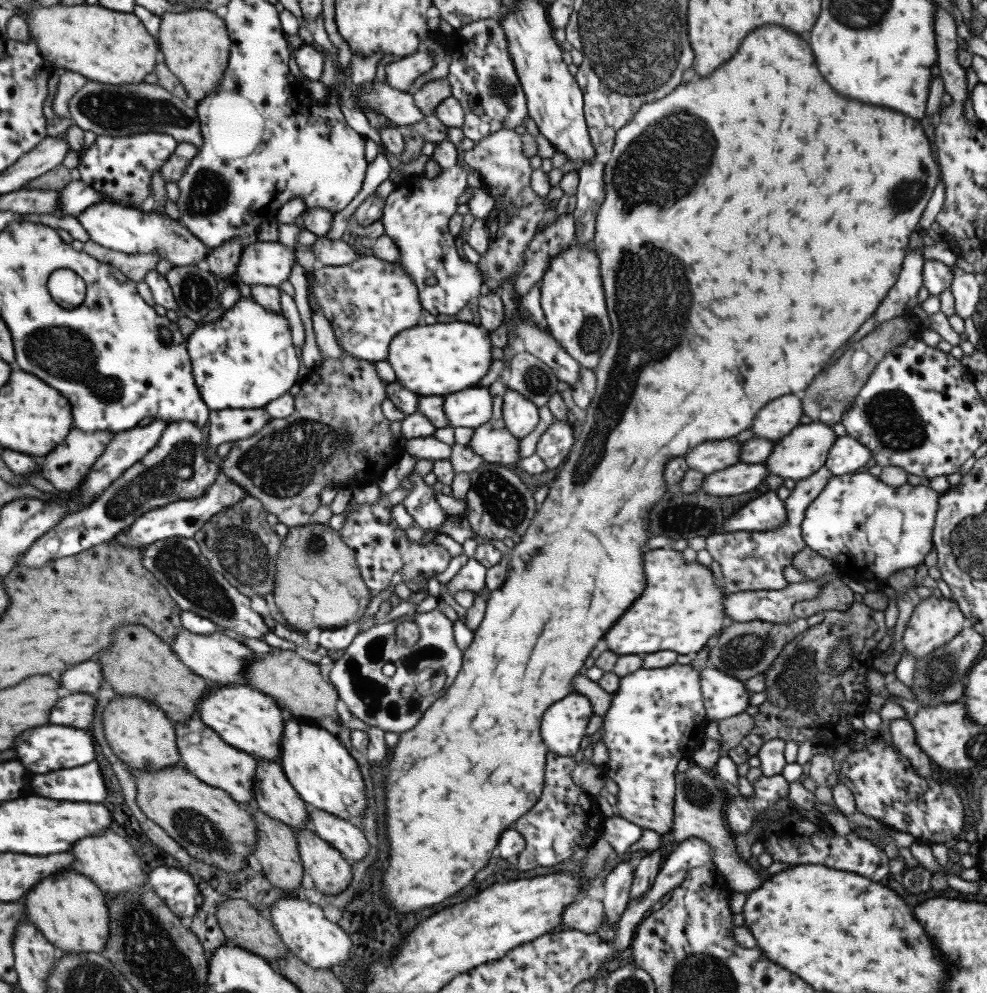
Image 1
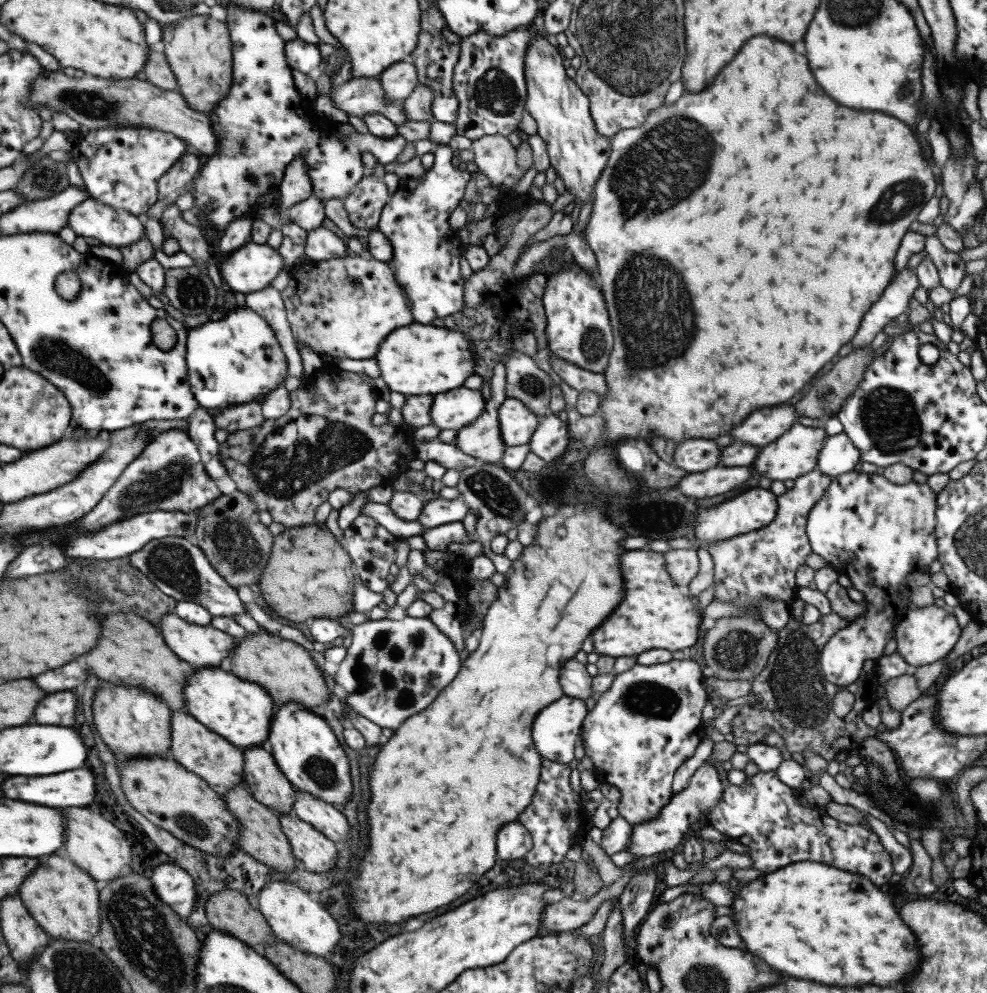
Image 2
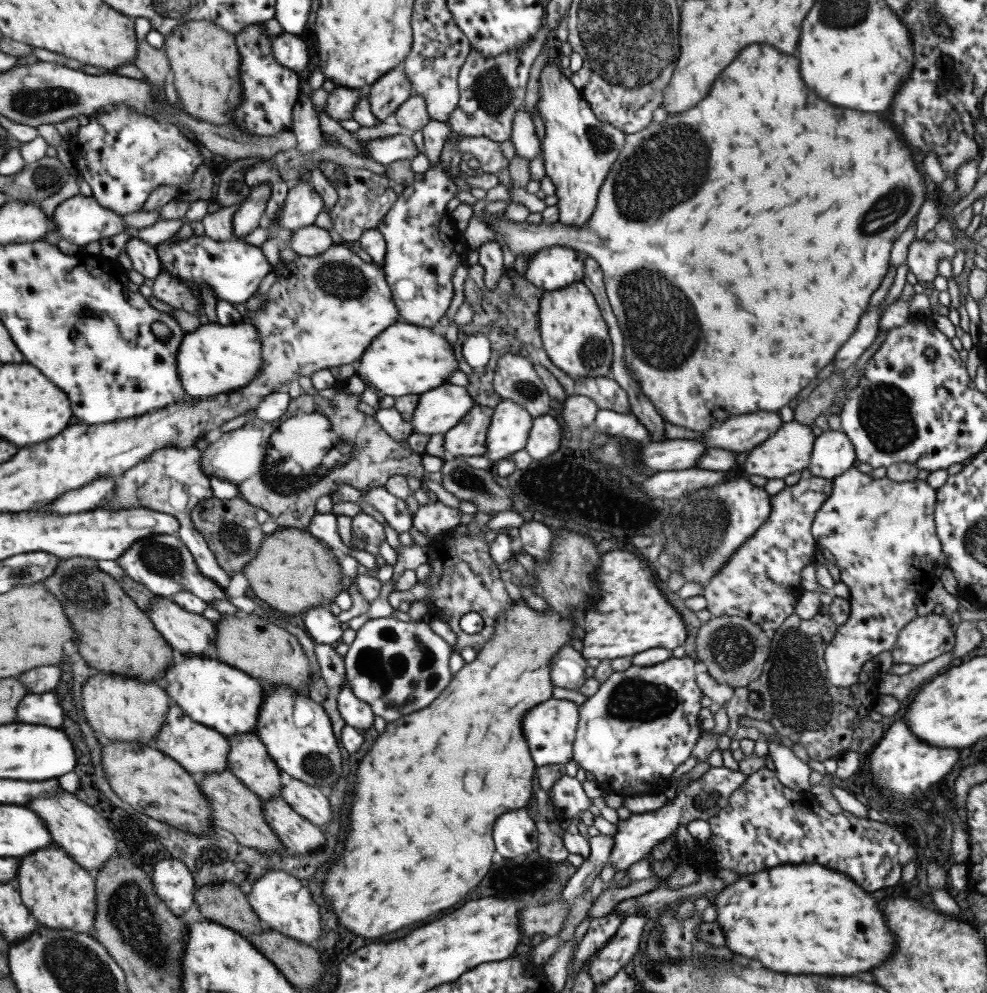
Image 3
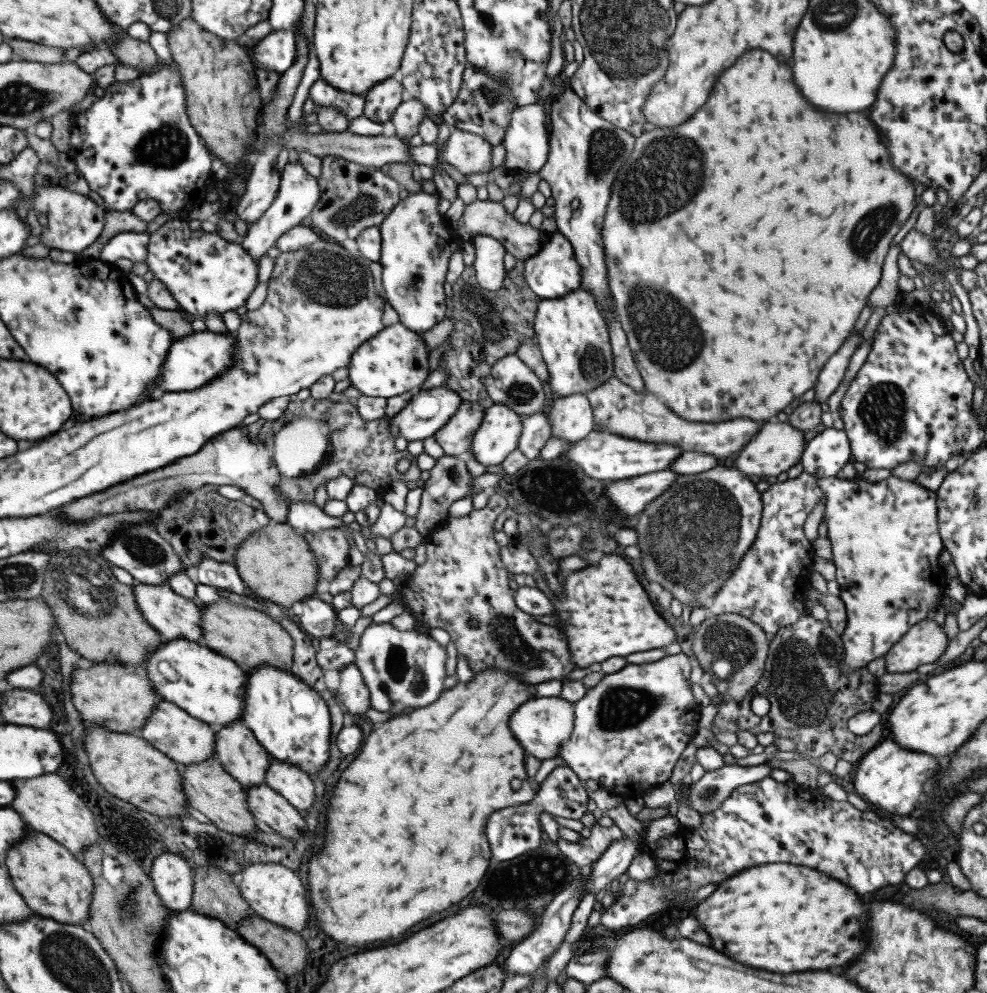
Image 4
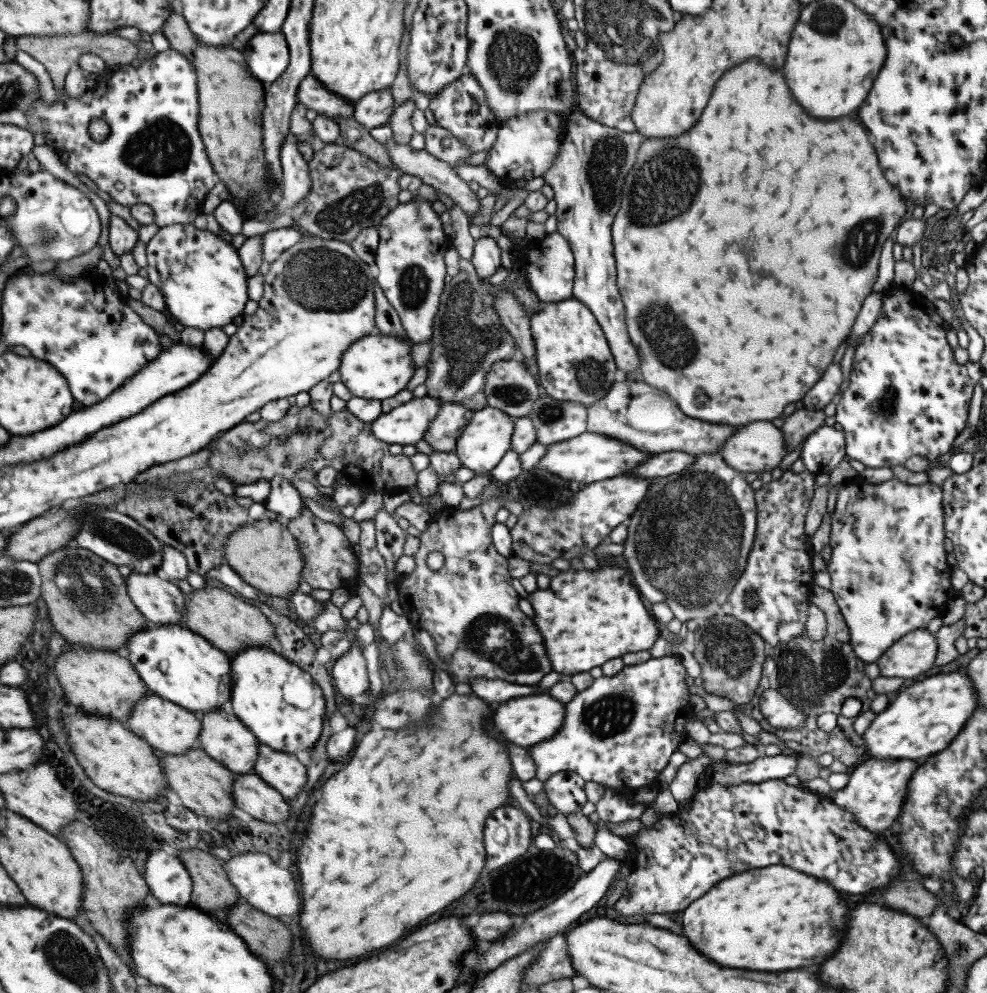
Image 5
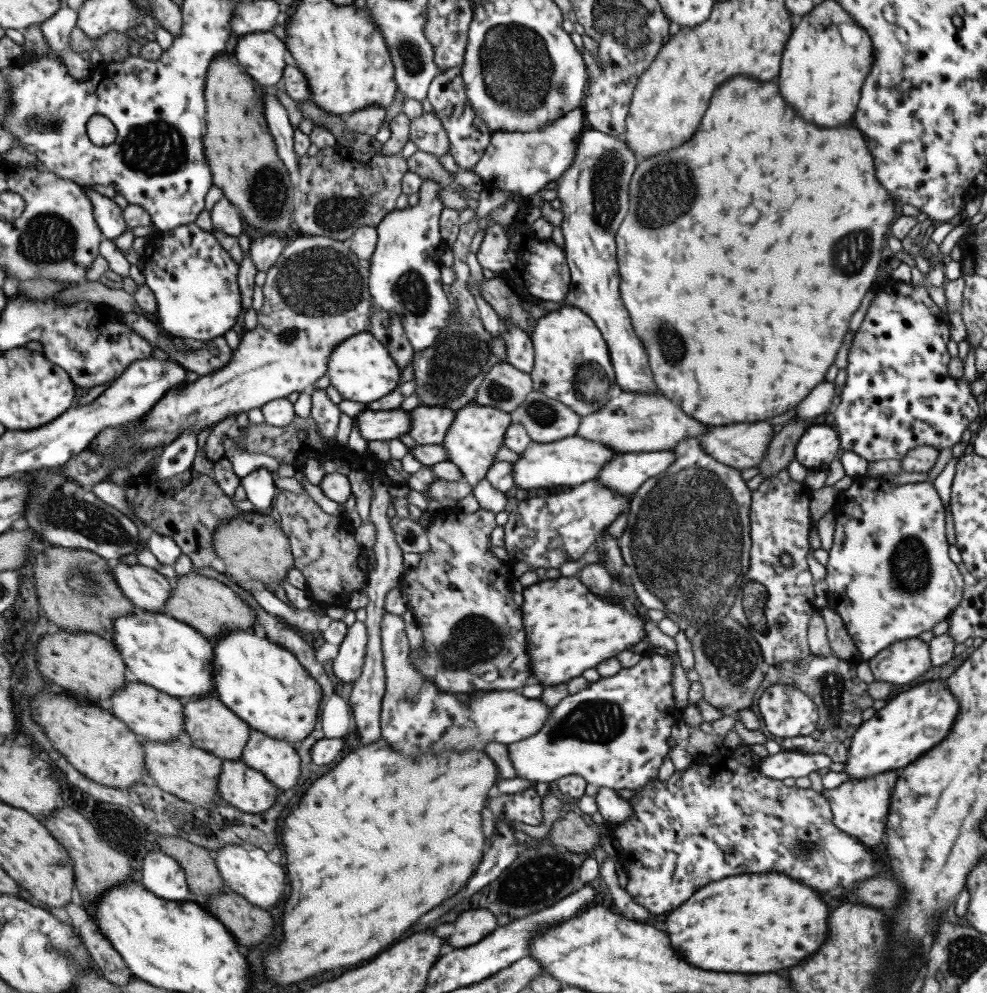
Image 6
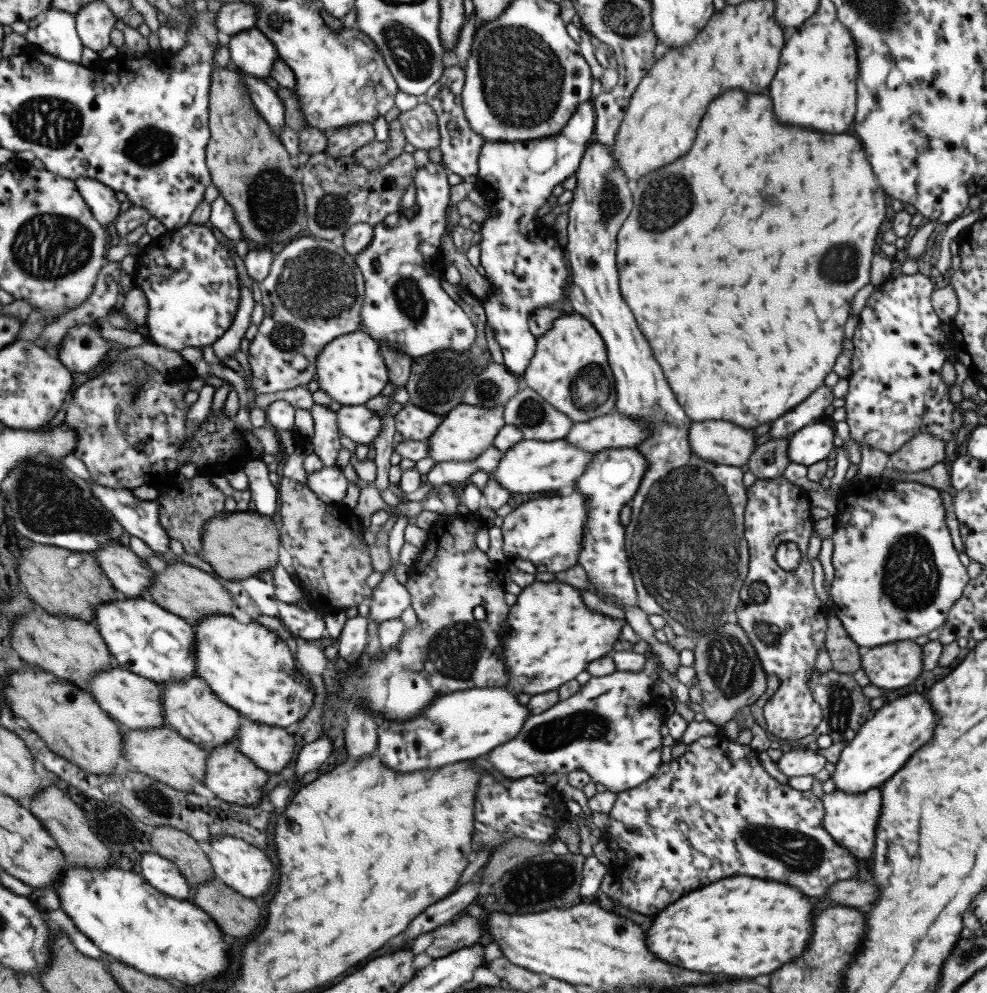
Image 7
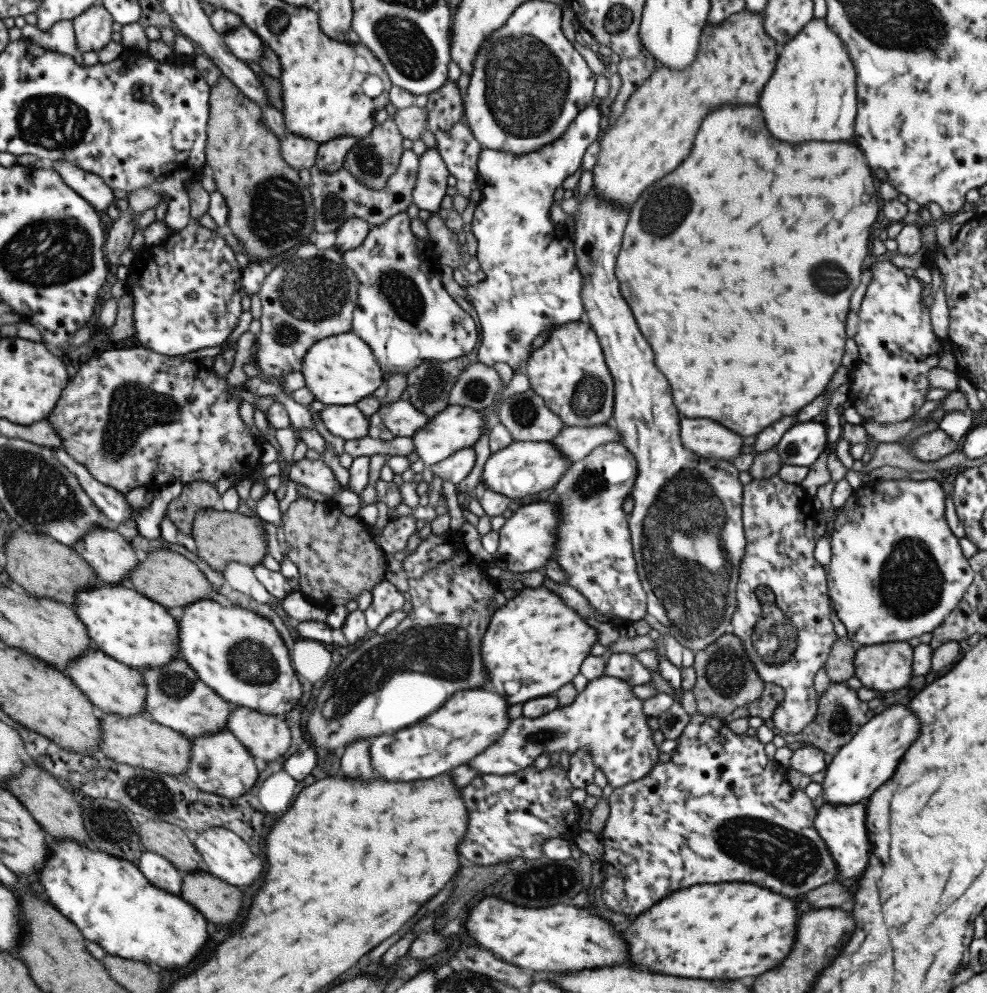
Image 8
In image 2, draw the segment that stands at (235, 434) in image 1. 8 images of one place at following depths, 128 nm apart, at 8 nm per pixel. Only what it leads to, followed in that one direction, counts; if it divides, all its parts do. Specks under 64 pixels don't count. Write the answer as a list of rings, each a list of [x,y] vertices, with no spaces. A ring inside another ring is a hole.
[[[252,401],[241,405],[226,407],[213,415],[216,428],[226,430],[227,434],[260,426],[265,419],[261,403]]]

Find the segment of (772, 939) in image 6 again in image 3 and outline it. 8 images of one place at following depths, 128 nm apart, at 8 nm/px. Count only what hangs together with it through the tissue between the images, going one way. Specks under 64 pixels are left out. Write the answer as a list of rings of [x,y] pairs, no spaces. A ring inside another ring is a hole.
[[[784,864],[756,873],[746,873],[717,894],[716,921],[722,926],[728,948],[744,958],[760,960],[764,968],[784,974],[822,974],[822,976],[854,976],[874,970],[891,958],[895,938],[888,928],[876,900],[856,886],[847,874],[828,870],[824,865]]]

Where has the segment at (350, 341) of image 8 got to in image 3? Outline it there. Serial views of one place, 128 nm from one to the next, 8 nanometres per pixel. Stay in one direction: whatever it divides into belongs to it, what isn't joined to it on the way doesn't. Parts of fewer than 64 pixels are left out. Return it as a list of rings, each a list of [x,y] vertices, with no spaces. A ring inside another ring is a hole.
[[[399,321],[378,335],[355,365],[362,380],[368,380],[386,396],[398,398],[406,394],[421,395],[443,385],[458,368],[458,360],[444,331]]]

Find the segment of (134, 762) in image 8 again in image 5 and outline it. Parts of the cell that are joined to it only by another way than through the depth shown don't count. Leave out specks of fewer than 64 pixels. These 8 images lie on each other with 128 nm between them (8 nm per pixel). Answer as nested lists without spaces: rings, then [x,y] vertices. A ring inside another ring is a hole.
[[[202,748],[189,750],[186,754],[160,755],[159,763],[167,778],[167,788],[178,794],[185,808],[194,814],[233,822],[236,807],[233,799],[235,773],[228,770],[221,762],[208,756]]]

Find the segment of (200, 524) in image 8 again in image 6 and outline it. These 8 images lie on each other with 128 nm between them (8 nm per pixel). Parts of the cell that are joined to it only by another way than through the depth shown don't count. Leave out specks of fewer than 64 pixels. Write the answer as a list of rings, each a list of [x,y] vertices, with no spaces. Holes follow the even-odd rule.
[[[255,510],[220,523],[213,536],[213,547],[236,581],[260,580],[268,588],[274,587],[286,580],[288,570],[295,566],[290,541],[275,514],[264,515]]]

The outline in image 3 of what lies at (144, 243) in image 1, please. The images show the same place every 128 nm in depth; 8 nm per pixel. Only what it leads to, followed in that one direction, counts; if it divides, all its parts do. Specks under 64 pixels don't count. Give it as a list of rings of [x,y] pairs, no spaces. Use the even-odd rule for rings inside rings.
[[[81,194],[74,195],[68,200],[60,203],[56,208],[53,217],[56,224],[56,237],[65,238],[72,244],[77,244],[82,247],[90,242],[96,242],[101,238],[110,238],[124,231],[123,216],[118,215],[108,208],[104,208],[98,203],[93,196],[82,196]]]

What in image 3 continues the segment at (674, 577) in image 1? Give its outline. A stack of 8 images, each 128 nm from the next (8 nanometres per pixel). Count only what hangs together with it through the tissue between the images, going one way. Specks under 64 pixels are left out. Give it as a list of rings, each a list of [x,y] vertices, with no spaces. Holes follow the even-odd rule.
[[[616,549],[601,557],[598,570],[593,569],[600,584],[602,600],[584,614],[584,658],[622,658],[634,656],[648,648],[674,650],[687,641],[686,625],[678,610],[666,599],[652,579],[653,566],[650,562],[630,551]]]

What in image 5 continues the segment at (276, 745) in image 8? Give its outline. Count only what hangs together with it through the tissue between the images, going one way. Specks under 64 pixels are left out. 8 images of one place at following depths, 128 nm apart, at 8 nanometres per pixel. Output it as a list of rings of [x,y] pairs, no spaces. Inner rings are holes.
[[[258,740],[256,748],[257,759],[253,772],[285,799],[294,800],[306,786],[307,768],[296,756],[270,749]]]

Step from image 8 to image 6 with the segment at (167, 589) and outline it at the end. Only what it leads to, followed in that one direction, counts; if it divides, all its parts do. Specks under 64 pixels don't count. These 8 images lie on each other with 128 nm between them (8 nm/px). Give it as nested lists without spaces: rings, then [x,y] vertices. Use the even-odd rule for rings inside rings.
[[[196,572],[178,574],[177,577],[177,586],[167,600],[164,612],[169,612],[180,622],[188,623],[211,641],[232,630],[254,631],[256,613],[228,585]]]

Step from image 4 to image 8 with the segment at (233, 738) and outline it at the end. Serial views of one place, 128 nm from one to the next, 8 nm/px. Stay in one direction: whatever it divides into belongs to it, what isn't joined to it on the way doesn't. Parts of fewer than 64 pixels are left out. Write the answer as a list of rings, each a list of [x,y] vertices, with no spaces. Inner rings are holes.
[[[173,658],[166,666],[140,670],[146,686],[144,714],[152,721],[182,733],[185,737],[200,737],[227,728],[230,703],[212,688],[204,685],[192,667],[183,658]]]

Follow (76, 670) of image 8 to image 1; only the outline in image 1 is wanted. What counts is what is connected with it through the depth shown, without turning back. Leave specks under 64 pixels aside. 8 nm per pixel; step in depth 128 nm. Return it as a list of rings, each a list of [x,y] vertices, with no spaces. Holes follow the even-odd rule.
[[[199,716],[174,723],[177,745],[181,758],[181,766],[195,774],[210,786],[225,790],[235,801],[253,802],[255,796],[255,774],[257,758],[241,752],[220,739],[220,735],[209,726],[202,724]]]

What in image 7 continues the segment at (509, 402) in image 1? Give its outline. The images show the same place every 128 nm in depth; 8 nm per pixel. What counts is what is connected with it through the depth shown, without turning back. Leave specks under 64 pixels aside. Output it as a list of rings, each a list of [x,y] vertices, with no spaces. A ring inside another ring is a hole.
[[[460,403],[447,412],[437,427],[436,432],[426,442],[429,444],[429,457],[435,462],[449,460],[474,460],[490,446],[493,446],[496,435],[505,425],[504,405],[484,408]]]

